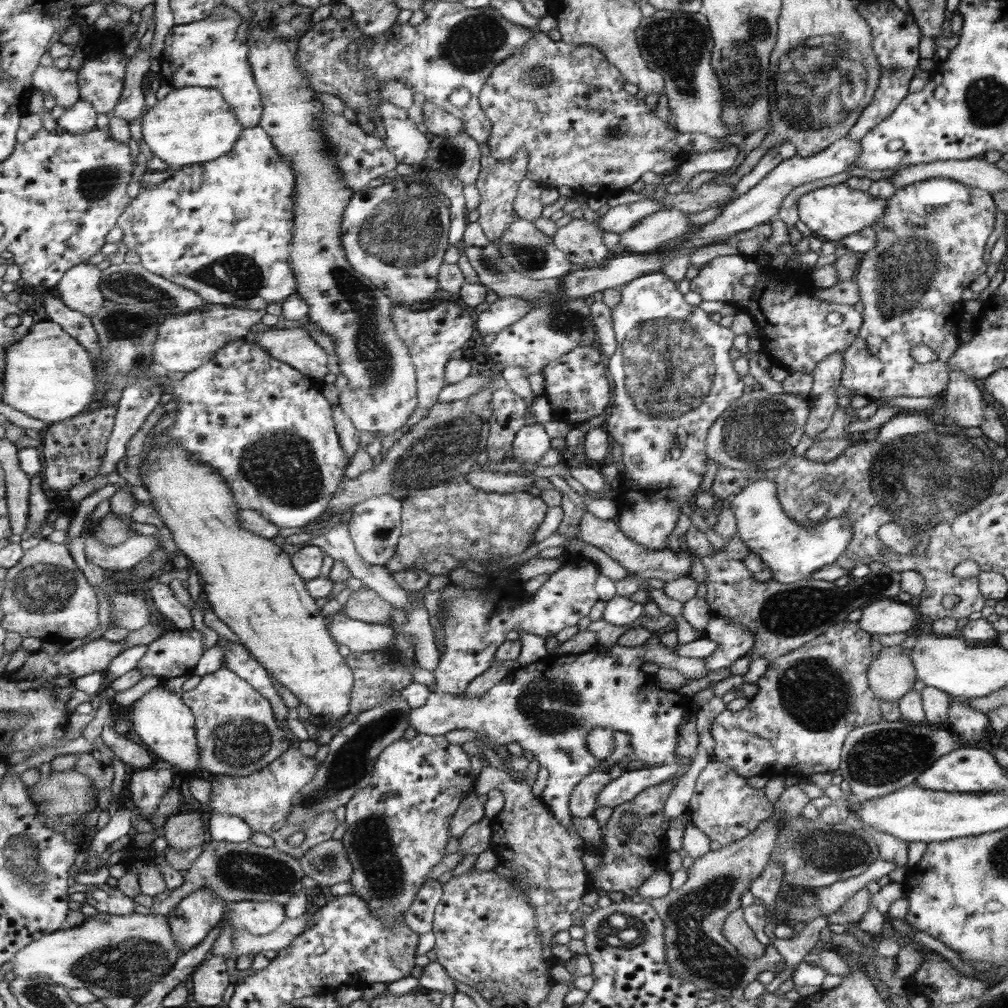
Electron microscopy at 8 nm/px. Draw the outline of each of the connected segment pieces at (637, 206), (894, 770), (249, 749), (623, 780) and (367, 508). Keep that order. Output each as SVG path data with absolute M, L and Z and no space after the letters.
M655 199L640 200L632 204L620 204L610 208L604 216L600 216L598 222L605 231L620 234L630 230L637 222L644 220L648 215L665 210L662 204L658 204Z
M898 719L894 722L882 721L871 725L864 725L848 733L842 754L842 764L839 766L844 781L849 783L851 793L861 801L880 798L905 786L911 785L922 774L927 772L937 761L947 757L959 747L955 734L950 734L948 728L942 730L938 725L928 722L912 722Z
M223 667L212 674L206 674L202 677L200 684L194 690L184 692L182 698L195 713L195 730L198 732L200 748L200 772L247 777L271 765L276 758L292 748L291 739L287 737L287 730L284 730L282 723L276 719L271 700L256 691L246 679L239 678L233 670Z
M698 752L692 755L688 763L684 763L682 757L676 756L673 761L662 766L617 772L614 778L606 785L606 788L599 793L596 809L599 806L610 806L610 808L614 808L620 803L631 801L643 790L668 780L676 773L682 772L682 770L688 770L696 754Z
M392 495L369 498L352 507L352 516L347 522L358 554L368 563L384 567L392 558L401 535L401 500Z

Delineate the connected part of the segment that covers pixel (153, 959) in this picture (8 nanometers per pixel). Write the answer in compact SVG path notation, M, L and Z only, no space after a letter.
M98 912L75 927L45 934L41 939L20 949L12 960L12 970L15 971L16 977L38 978L67 989L87 988L98 999L131 996L139 1001L150 992L152 985L171 972L179 960L179 955L179 948L167 917L152 912L146 915L134 912L126 916Z

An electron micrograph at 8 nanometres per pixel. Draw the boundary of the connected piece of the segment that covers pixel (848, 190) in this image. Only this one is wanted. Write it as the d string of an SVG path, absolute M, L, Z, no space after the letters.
M845 183L836 186L824 186L804 194L798 202L800 221L807 224L812 234L822 240L839 243L843 238L860 233L869 226L879 224L887 213L888 200L876 198L867 191L854 190Z

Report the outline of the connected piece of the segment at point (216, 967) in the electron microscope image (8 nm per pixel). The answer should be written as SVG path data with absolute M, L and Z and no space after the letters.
M213 956L206 959L192 973L194 1000L200 1007L220 1007L222 994L230 984L226 974L224 956Z

